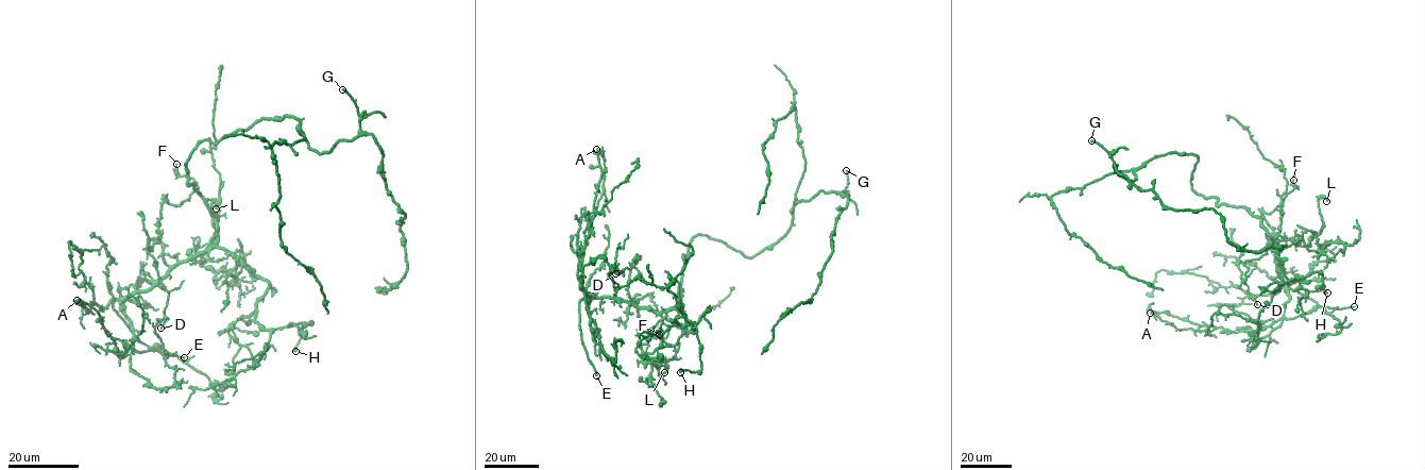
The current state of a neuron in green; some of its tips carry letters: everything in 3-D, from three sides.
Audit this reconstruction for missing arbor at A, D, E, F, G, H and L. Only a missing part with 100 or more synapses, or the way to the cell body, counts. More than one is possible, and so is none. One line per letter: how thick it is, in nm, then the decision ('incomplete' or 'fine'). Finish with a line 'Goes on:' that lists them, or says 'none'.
A: 180 nm thick; fine
D: 150 nm thick; fine
E: 240 nm thick; incomplete
F: 160 nm thick; fine
G: 190 nm thick; fine
H: 420 nm thick; fine
L: 150 nm thick; fine
Goes on: E

